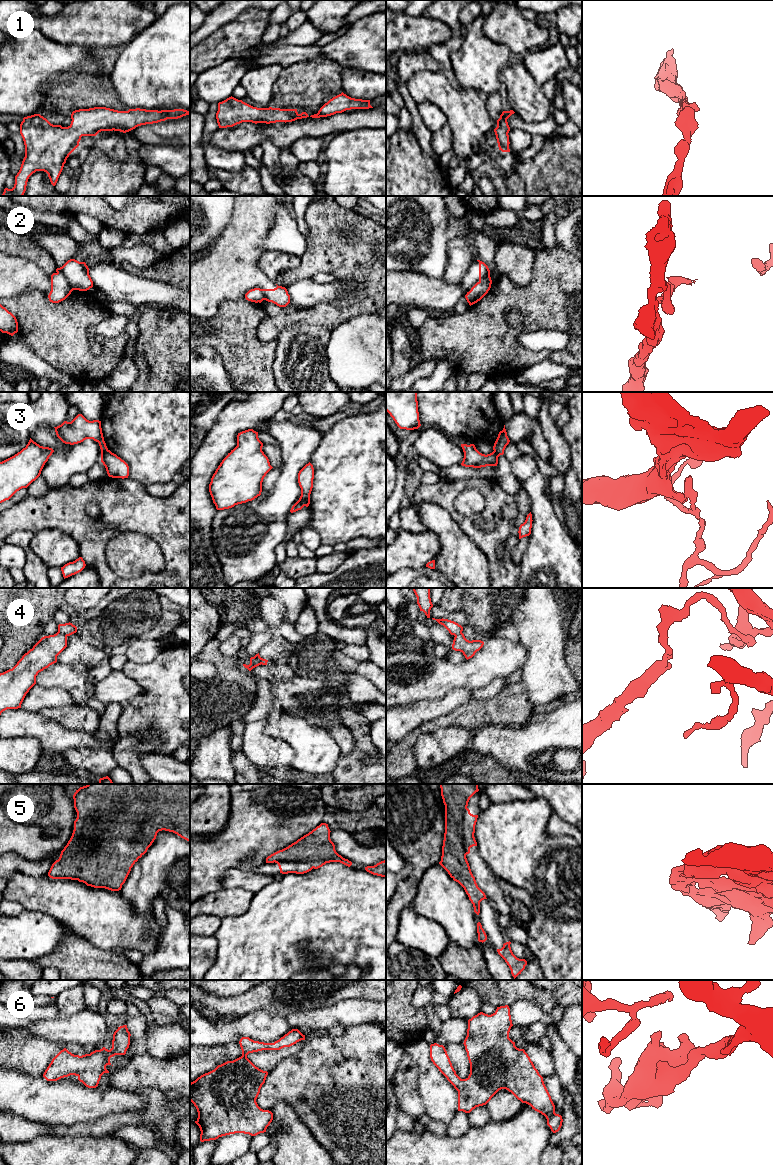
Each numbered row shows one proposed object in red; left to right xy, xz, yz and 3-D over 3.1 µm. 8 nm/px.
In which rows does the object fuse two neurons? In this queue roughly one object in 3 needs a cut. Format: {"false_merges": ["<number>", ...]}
{"false_merges": ["2", "3", "4", "5"]}

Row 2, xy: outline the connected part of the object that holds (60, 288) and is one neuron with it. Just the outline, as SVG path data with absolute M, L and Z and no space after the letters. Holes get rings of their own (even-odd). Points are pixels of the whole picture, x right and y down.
M53 273L51 275L51 291L48 295L49 301L59 303L65 300L73 291L64 275Z

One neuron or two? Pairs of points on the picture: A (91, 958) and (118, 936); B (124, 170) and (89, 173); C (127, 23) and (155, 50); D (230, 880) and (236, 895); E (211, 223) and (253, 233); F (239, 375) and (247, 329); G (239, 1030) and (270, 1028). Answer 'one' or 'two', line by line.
A: two
B: one
C: two
D: two
E: two
F: one
G: one

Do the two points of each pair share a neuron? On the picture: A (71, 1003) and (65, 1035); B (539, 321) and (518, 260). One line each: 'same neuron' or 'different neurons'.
A: different neurons
B: different neurons

